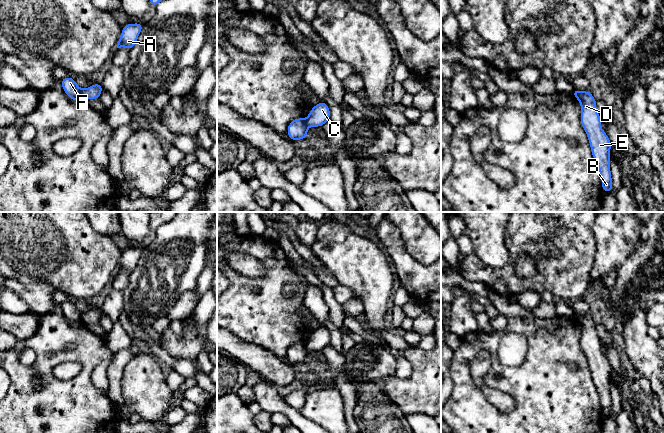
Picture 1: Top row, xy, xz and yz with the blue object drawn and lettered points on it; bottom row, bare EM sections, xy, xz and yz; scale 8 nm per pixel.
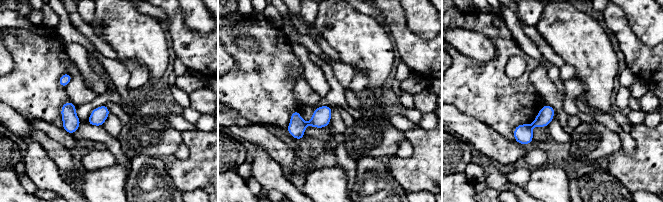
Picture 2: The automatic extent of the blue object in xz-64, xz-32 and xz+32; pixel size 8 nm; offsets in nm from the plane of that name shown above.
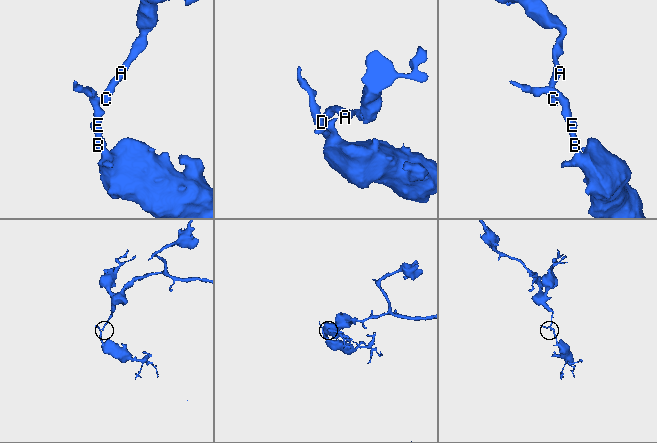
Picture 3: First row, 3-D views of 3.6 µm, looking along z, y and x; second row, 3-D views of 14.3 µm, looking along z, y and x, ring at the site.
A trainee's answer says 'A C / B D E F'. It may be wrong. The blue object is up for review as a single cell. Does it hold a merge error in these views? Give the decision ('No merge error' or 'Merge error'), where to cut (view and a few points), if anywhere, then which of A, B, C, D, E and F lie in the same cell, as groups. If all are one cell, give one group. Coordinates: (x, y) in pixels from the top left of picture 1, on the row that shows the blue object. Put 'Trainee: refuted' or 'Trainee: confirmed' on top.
Trainee: confirmed
Merge error. Split along xz (304, 119), (307, 127). Groups: A C / B D E F

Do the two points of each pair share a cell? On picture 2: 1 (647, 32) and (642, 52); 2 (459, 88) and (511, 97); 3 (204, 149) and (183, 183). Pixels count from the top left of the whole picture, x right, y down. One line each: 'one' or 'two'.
1: two
2: one
3: one

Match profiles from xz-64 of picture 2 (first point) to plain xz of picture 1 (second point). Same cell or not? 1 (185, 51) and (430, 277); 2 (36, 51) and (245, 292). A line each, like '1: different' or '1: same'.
1: same
2: same

